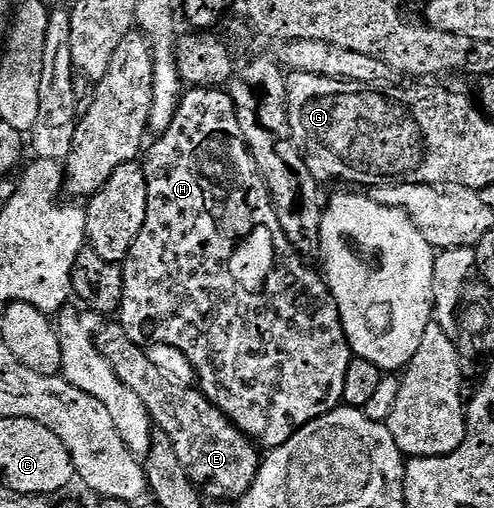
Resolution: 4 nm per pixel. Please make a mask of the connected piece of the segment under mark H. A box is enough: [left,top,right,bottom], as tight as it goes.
[120,88,352,450]

